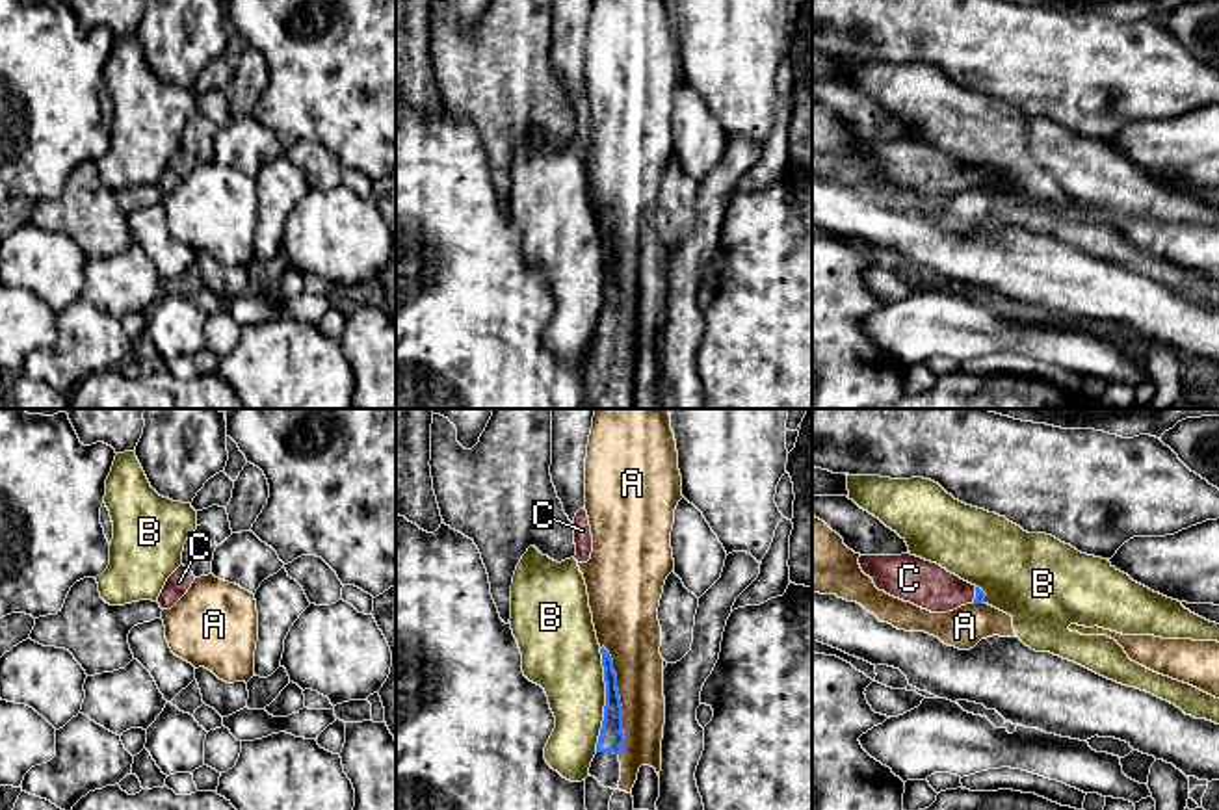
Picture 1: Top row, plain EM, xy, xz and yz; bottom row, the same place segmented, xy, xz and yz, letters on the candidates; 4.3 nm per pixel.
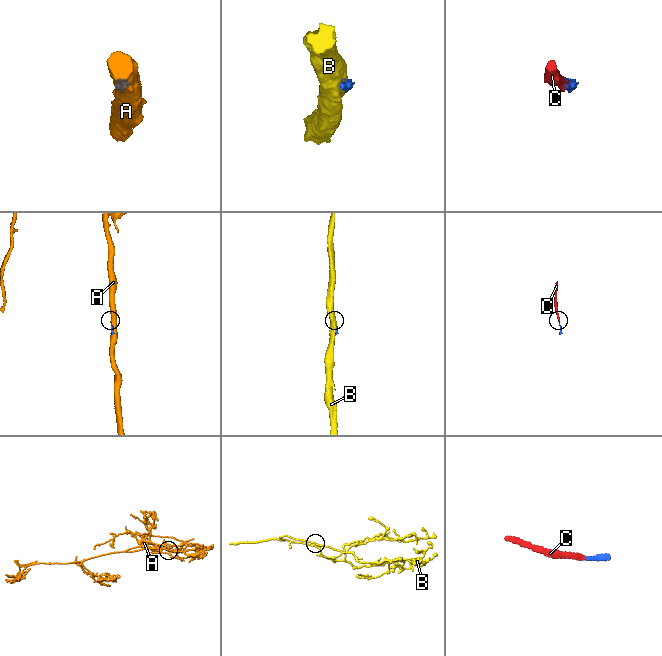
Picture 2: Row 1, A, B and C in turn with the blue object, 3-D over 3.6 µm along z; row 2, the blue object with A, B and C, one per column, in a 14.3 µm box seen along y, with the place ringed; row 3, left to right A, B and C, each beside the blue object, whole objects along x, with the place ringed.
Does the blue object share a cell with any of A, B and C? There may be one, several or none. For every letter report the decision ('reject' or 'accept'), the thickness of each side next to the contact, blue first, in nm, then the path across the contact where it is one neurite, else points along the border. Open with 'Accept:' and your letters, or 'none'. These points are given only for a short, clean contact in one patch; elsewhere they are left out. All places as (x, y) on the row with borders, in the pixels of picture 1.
Accept: C
A: reject; calibres 110 and 220 nm
B: reject; calibres 110 and 320 nm
C: accept; calibres 50 and 200 nm; way yz (980, 597), (976, 595), (937, 591), (924, 584)

